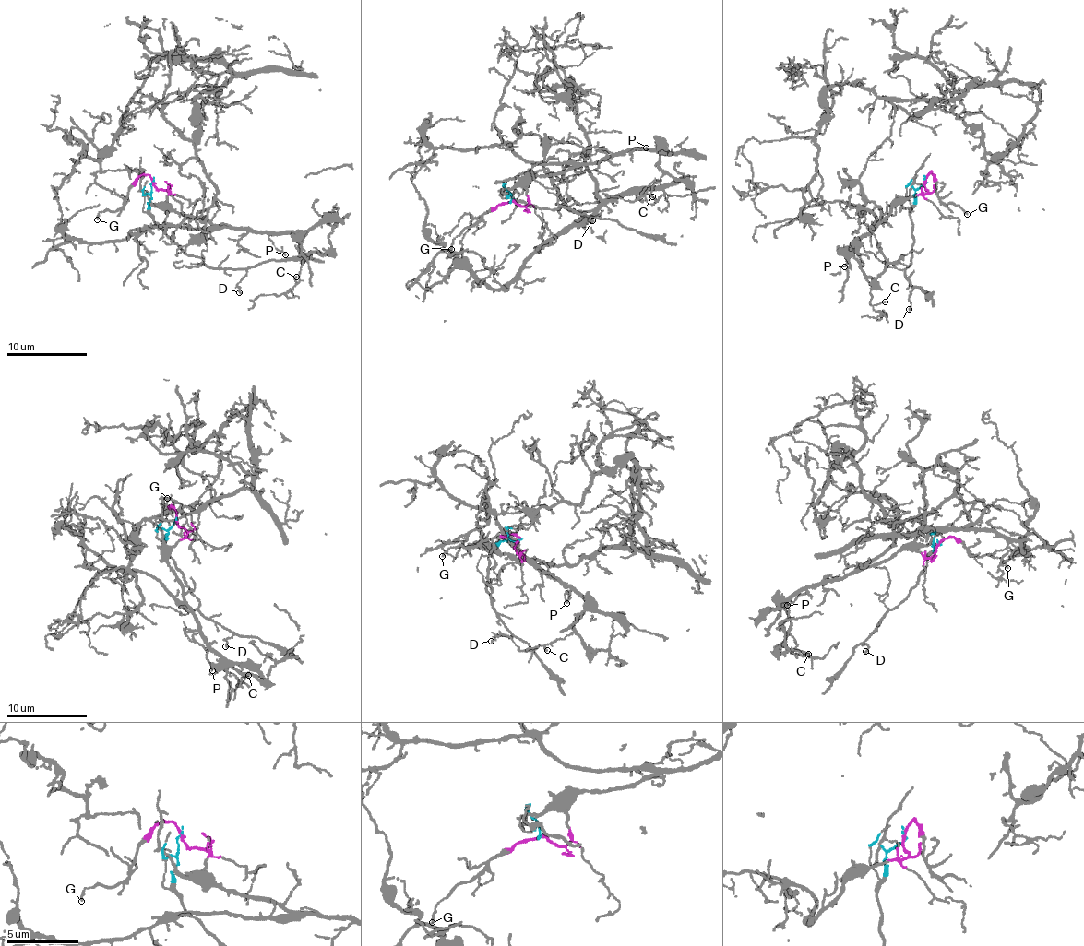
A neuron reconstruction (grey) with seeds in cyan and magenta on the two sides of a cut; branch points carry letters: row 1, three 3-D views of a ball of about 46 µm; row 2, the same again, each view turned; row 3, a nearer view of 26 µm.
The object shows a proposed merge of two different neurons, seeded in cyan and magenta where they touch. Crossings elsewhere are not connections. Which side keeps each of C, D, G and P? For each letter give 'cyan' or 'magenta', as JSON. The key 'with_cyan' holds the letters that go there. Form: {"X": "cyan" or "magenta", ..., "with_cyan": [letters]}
{"C": "magenta", "D": "cyan", "G": "magenta", "P": "magenta", "with_cyan": ["D"]}

